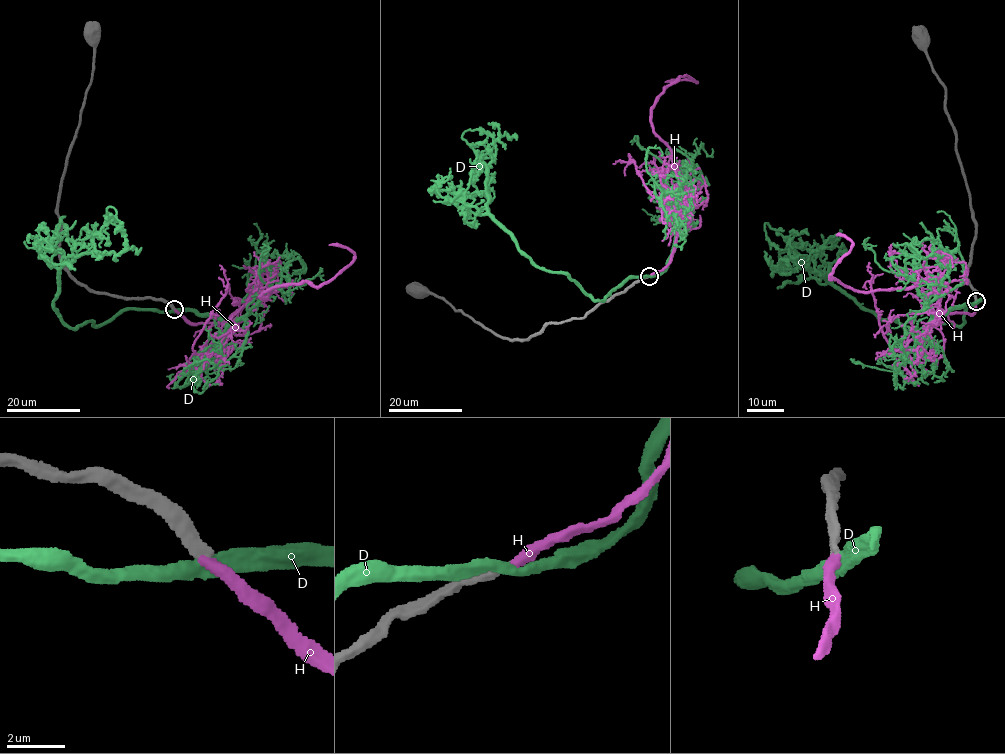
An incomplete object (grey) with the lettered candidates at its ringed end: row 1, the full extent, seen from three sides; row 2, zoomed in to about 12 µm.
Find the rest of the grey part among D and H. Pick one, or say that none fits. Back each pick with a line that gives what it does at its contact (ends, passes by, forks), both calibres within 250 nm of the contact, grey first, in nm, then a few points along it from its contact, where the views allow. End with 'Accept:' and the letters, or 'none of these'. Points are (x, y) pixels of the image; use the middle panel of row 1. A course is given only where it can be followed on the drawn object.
H: it ends there; 360 nm thick on the grey side, 360 nm on the other; it runs (649, 276), (669, 263), (684, 204), (672, 152), (651, 117), (655, 101), (680, 76), (696, 81), (665, 81)
Accept: H

